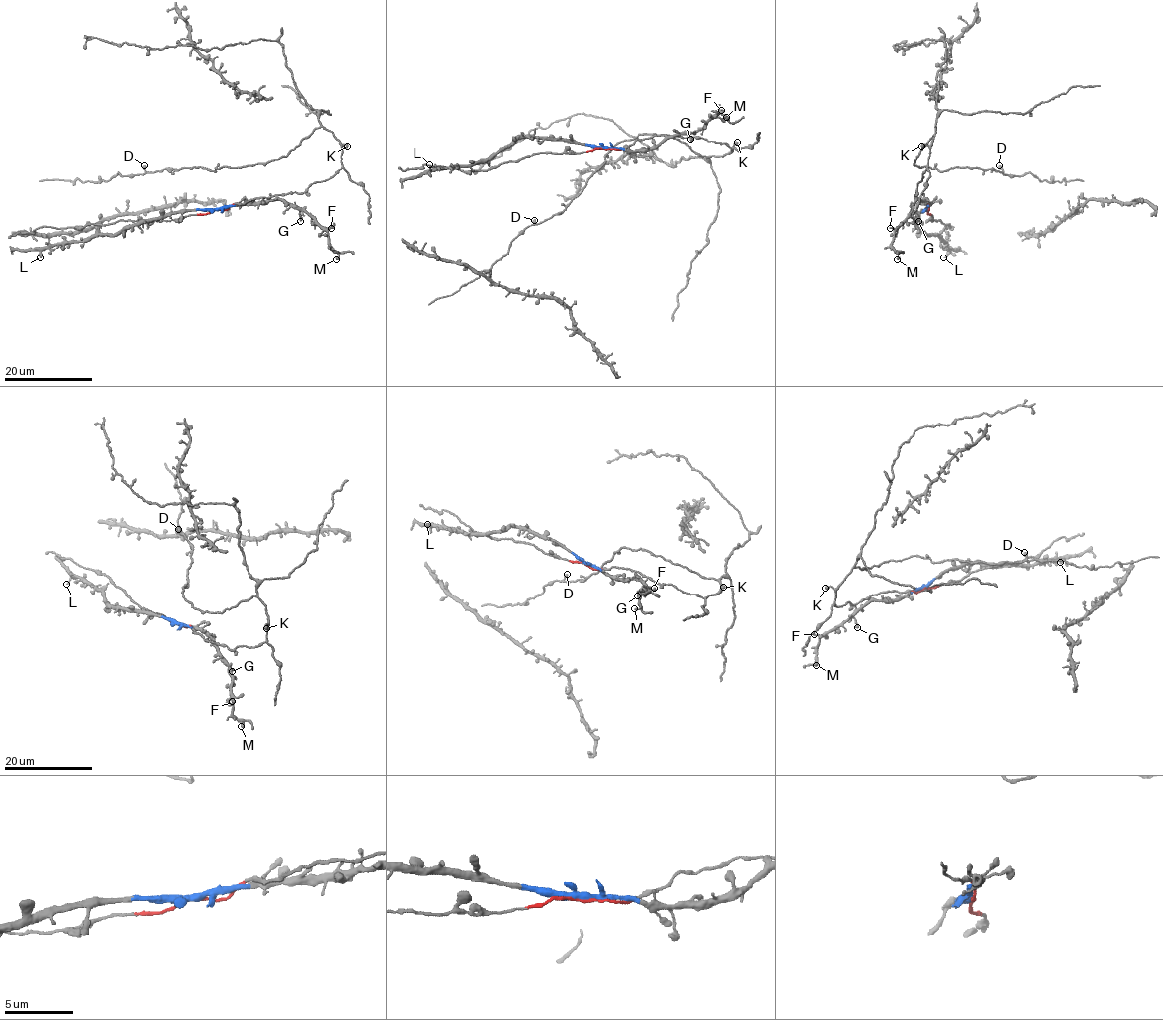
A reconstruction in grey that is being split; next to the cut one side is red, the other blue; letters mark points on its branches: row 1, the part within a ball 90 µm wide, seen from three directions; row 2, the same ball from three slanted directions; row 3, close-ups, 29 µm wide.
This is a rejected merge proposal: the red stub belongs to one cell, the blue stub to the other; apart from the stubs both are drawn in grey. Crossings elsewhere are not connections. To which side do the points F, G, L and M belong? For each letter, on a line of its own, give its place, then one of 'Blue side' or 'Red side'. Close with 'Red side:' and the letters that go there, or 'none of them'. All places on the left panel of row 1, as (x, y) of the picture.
F: Place: (331, 228). Blue side
G: Place: (300, 221). Blue side
L: Place: (40, 257). Blue side
M: Place: (336, 259). Blue side
Red side: none of them

